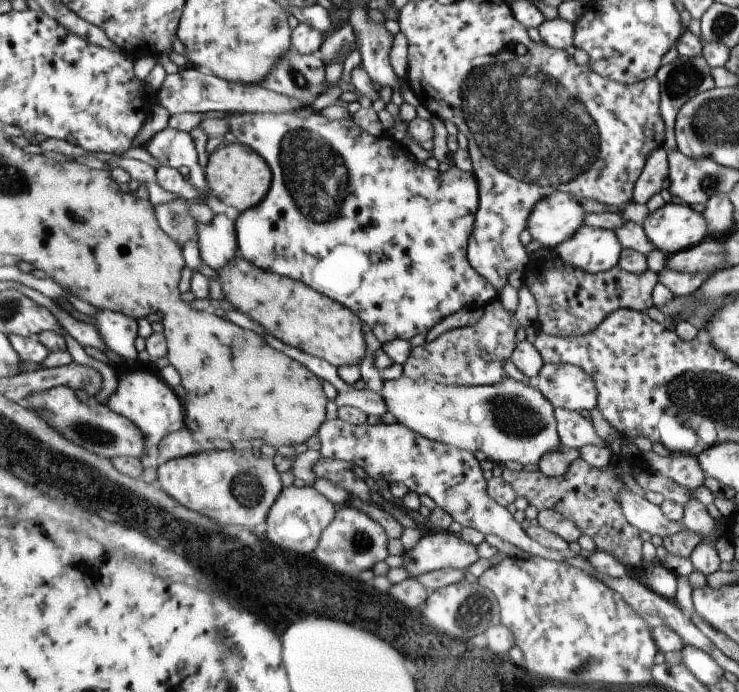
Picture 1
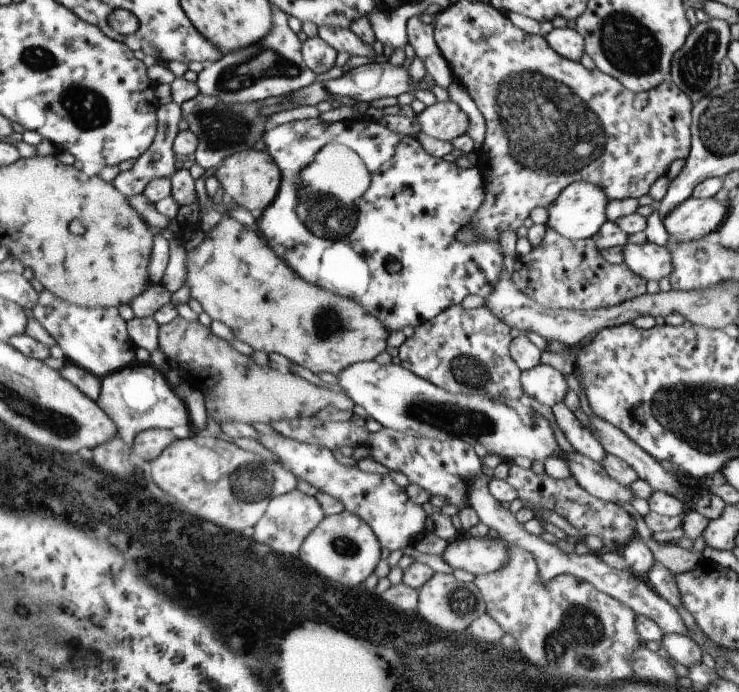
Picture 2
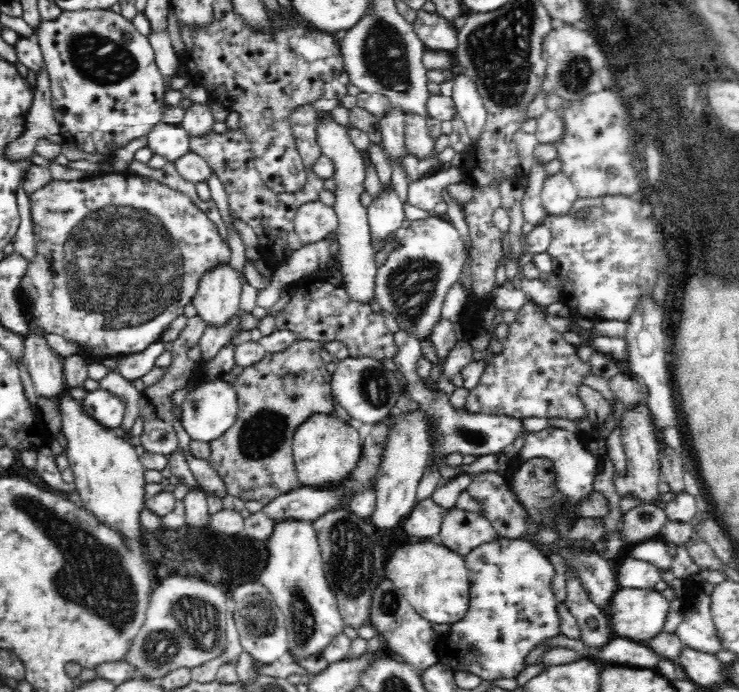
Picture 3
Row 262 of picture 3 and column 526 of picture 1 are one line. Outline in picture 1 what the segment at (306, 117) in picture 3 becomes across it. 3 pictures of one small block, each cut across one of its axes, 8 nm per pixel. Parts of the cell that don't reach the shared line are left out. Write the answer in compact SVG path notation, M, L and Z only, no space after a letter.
M536 258L532 259L524 273L526 285L532 289L533 295L539 302L540 329L557 337L588 335L594 332L610 313L618 309L647 312L655 306L652 304L652 288L656 286L656 274L650 272L650 269L646 269L642 274L634 274L616 265L613 269L594 274L563 260L550 261L549 258Z

